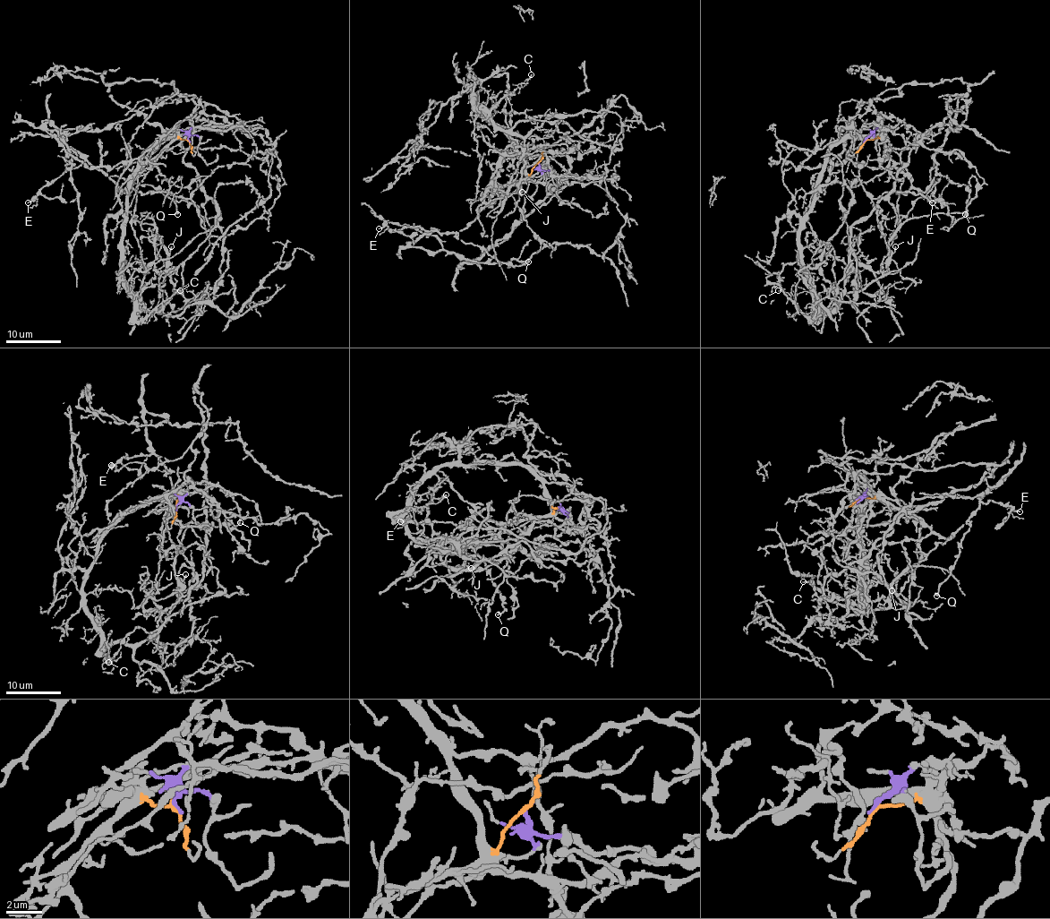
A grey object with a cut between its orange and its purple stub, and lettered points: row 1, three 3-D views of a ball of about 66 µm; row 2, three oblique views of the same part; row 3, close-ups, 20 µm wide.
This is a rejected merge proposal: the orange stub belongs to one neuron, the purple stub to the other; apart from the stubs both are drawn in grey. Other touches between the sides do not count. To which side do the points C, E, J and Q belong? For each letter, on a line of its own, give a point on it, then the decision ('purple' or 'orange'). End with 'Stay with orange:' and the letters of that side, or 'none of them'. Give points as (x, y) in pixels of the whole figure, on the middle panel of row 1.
C: (531, 74) | orange
E: (379, 228) | purple
J: (522, 192) | orange
Q: (528, 261) | purple
Stay with orange: C, J

